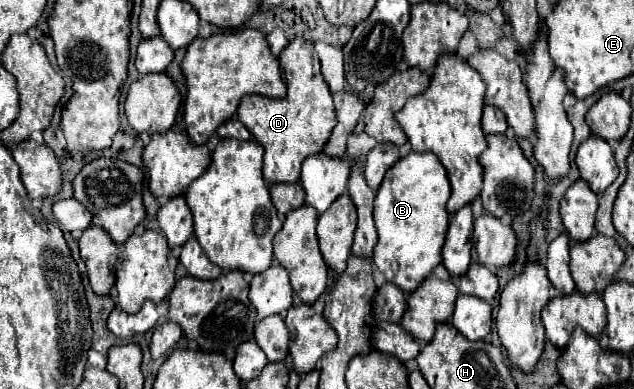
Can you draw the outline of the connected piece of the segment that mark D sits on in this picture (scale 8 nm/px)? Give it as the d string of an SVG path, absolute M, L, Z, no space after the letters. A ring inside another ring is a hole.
M293 38L279 56L281 70L287 82L287 96L281 100L265 96L245 96L239 104L237 118L253 134L253 138L265 148L263 178L271 182L271 200L279 214L287 214L305 204L305 190L299 184L301 164L309 154L317 154L327 144L331 130L337 124L333 96L321 74L319 58L305 38ZM295 182L295 184L277 184Z

